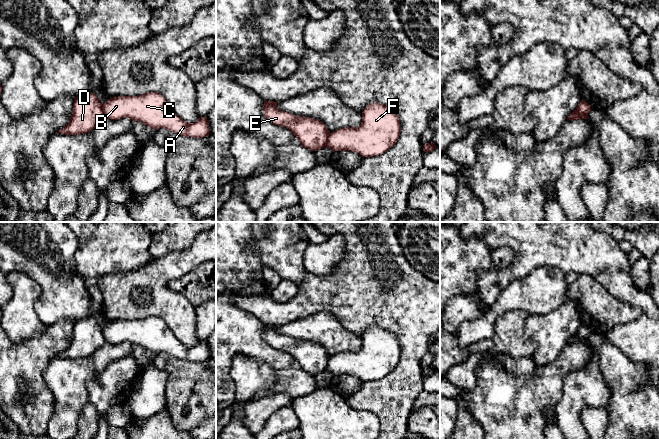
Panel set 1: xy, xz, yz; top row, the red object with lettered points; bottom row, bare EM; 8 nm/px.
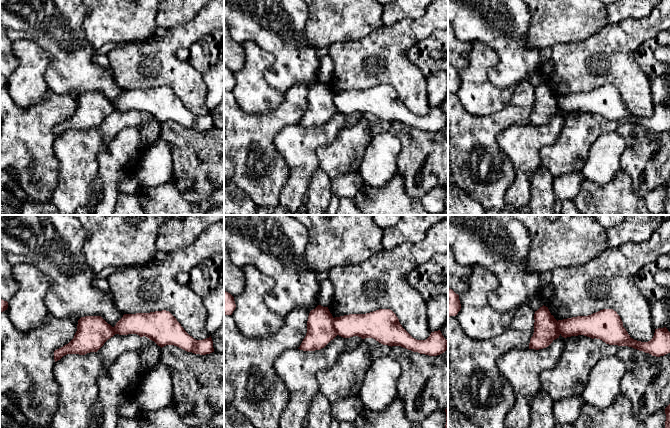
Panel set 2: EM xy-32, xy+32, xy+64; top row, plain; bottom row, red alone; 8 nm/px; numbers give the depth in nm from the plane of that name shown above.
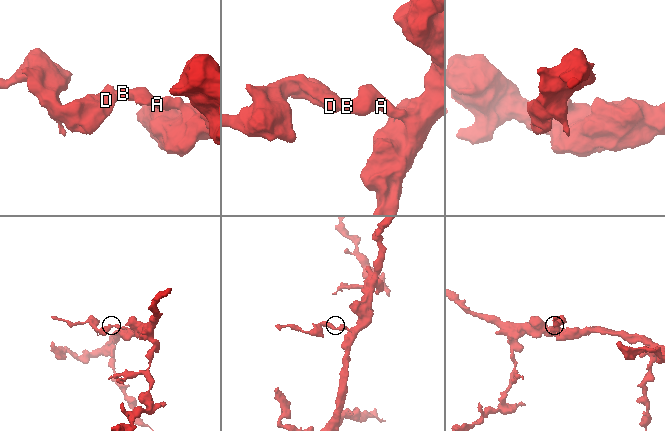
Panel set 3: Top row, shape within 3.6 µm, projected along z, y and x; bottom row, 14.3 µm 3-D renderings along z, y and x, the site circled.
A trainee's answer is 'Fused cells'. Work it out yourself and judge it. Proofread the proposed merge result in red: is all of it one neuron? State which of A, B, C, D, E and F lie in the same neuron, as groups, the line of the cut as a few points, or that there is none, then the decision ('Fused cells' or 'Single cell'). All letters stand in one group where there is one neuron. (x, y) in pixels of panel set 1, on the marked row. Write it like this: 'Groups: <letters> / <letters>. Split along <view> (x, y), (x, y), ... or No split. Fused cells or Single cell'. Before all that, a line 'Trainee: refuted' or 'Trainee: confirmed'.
Trainee: confirmed
Groups: A B C F / D E. Split along xy (101, 104), (106, 117). Fused cells

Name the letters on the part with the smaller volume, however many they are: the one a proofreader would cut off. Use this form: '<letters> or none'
D, E

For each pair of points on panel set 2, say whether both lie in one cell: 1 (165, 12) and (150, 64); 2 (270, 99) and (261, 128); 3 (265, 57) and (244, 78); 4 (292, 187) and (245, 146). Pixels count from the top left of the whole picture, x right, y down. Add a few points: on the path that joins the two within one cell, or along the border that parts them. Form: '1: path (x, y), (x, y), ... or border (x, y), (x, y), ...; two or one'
1: border (184, 24), (178, 24), (161, 31); two
2: border (284, 96), (269, 110), (243, 111); two
3: path (260, 62), (249, 73); one
4: border (284, 158), (288, 179), (280, 193), (280, 204); two

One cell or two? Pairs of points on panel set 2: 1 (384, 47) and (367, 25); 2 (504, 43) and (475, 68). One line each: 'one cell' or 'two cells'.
1: two cells
2: two cells

